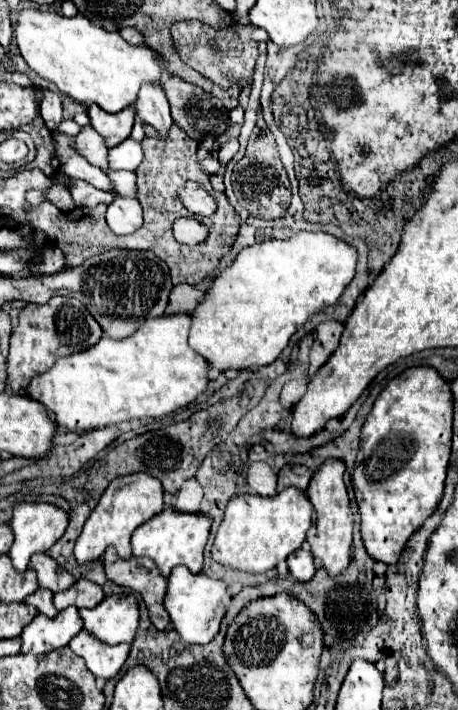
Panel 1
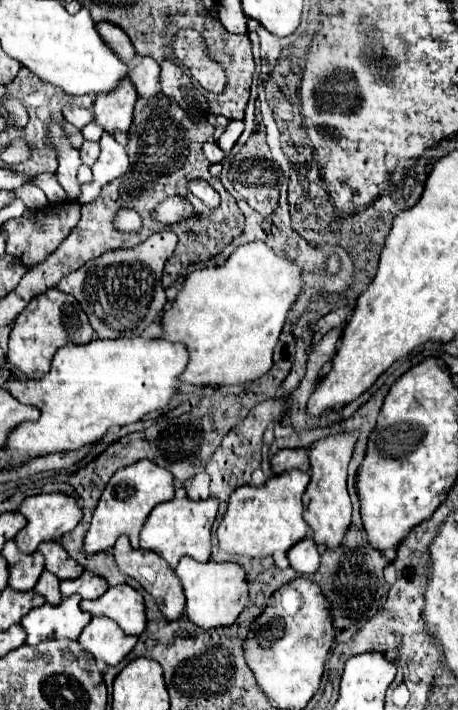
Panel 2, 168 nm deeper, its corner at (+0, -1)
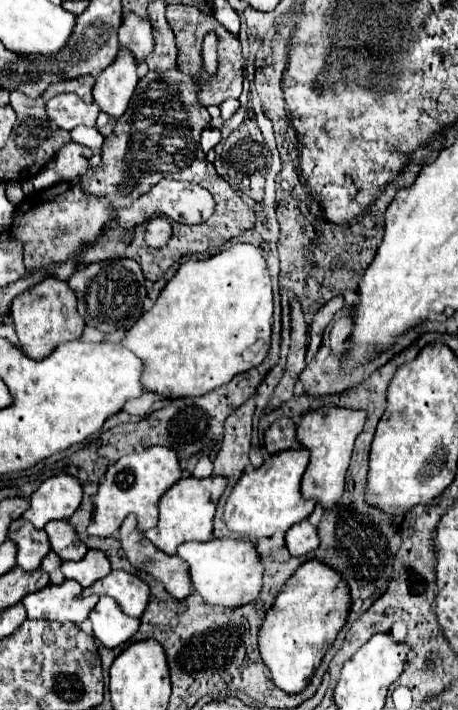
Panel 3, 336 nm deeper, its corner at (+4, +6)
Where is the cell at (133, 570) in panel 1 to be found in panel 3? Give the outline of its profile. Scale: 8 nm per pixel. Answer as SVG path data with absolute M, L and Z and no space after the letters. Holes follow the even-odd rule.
M134 515L126 517L126 521L122 523L120 541L128 561L136 569L146 571L154 579L162 581L170 595L174 595L176 599L184 599L188 593L192 593L186 561L182 561L178 555L162 553L144 537L144 533L138 533L138 523Z

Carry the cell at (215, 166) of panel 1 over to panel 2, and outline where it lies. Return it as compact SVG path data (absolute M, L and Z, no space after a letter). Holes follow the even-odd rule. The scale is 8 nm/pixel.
M206 142L202 150L204 150L204 156L208 158L208 162L210 162L210 164L218 164L218 162L222 162L222 160L224 160L224 152L218 148L218 144L216 144L216 142L214 142L214 144Z

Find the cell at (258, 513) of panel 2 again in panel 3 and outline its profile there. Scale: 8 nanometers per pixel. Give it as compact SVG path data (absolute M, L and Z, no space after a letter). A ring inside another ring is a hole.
M306 447L286 449L278 455L270 455L258 469L244 473L224 507L228 529L246 539L260 539L272 537L276 531L288 531L294 523L308 519L314 511L314 501L306 501L300 493L300 479L308 465L308 457L310 451Z

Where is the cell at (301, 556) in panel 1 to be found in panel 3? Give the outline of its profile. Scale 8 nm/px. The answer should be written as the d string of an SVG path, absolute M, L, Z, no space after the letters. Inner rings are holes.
M302 521L286 531L286 547L294 557L308 555L318 547L318 533L310 521Z

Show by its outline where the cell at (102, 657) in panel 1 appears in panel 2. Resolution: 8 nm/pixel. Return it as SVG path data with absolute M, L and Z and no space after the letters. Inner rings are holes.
M92 618L92 622L78 636L78 644L86 648L96 660L116 666L134 648L136 636L126 636L118 624L106 618Z

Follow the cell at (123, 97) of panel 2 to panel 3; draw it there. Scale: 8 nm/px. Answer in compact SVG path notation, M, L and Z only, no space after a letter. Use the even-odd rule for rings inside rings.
M120 49L114 63L96 77L92 91L94 101L110 117L120 117L132 99L136 83L138 73L134 55L128 49Z

